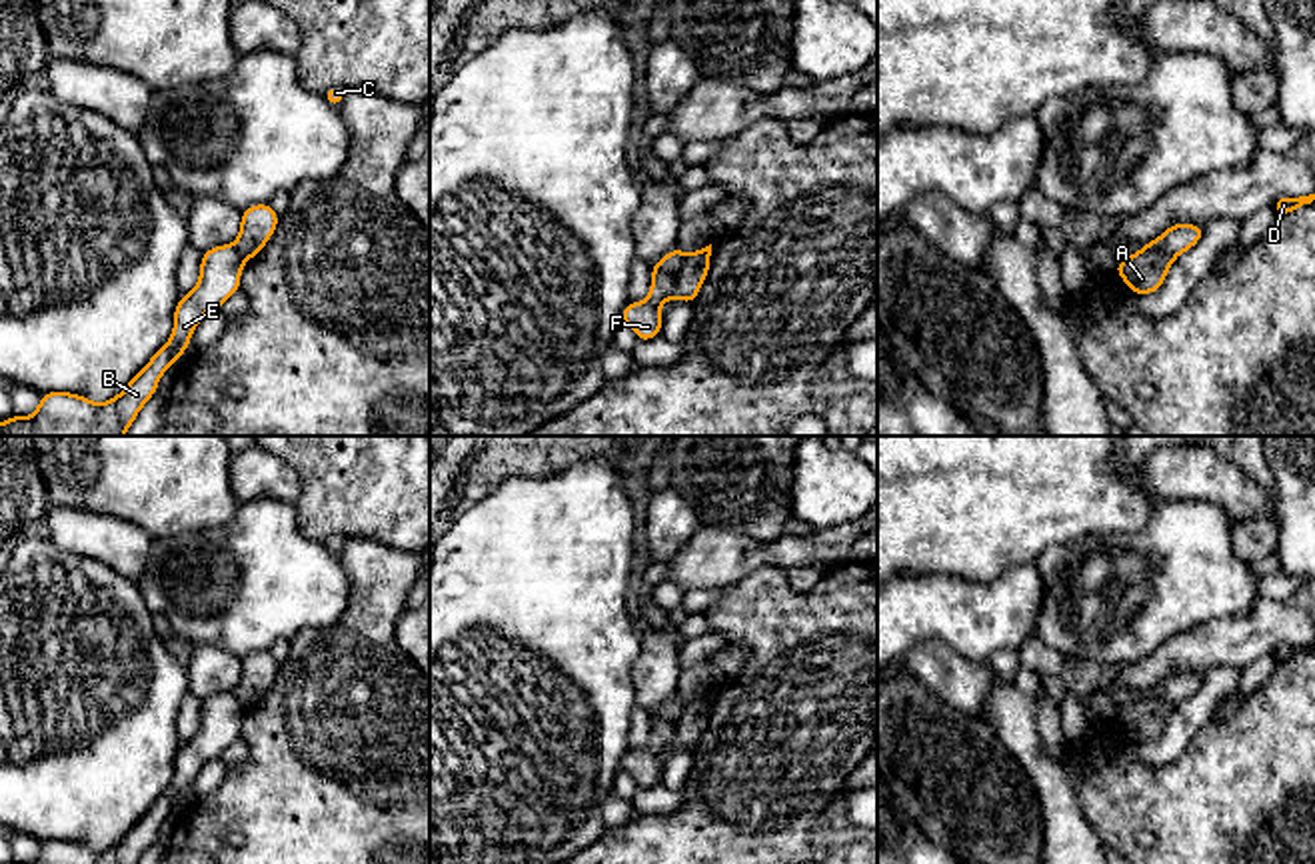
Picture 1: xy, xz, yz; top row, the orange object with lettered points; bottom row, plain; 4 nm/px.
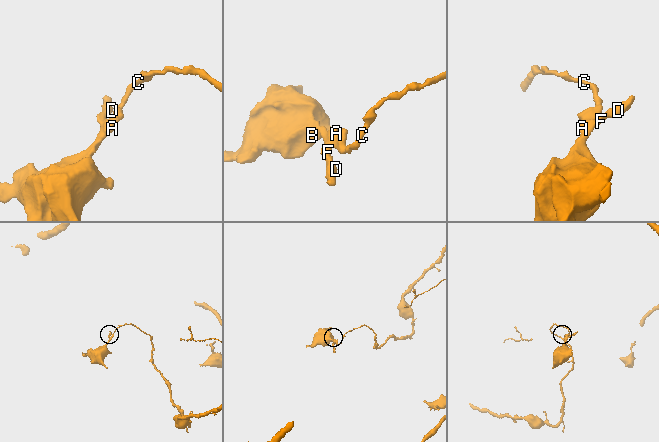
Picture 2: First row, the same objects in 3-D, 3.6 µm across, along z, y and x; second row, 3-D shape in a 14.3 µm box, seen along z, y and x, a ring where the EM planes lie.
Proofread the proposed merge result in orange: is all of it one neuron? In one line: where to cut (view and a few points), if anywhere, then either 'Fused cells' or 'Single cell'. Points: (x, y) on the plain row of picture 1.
Split along xz (686, 702), (668, 746). Fused cells

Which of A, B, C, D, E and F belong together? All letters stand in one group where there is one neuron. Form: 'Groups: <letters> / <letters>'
Groups: A B D E F / C

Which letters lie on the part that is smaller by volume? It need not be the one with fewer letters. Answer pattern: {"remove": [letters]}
{"remove": ["A", "B", "D", "E", "F"]}

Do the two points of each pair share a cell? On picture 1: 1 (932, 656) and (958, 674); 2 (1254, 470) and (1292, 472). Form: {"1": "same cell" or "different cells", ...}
{"1": "same cell", "2": "different cells"}

